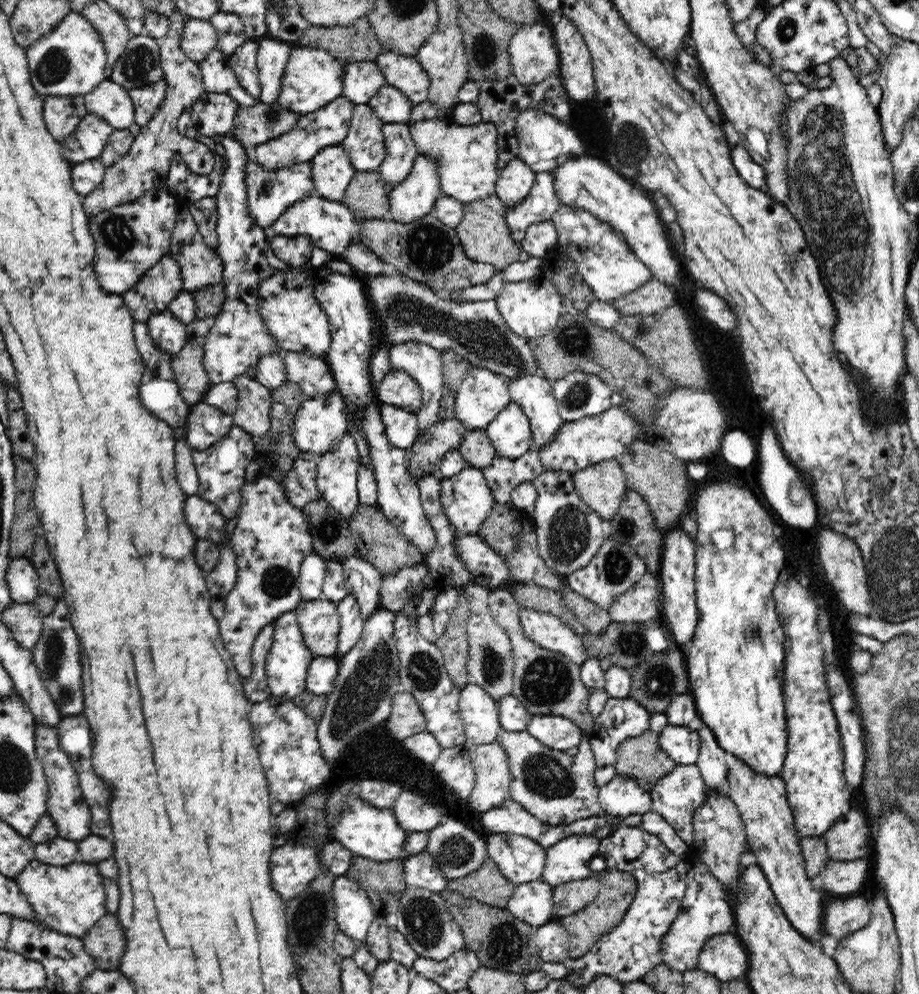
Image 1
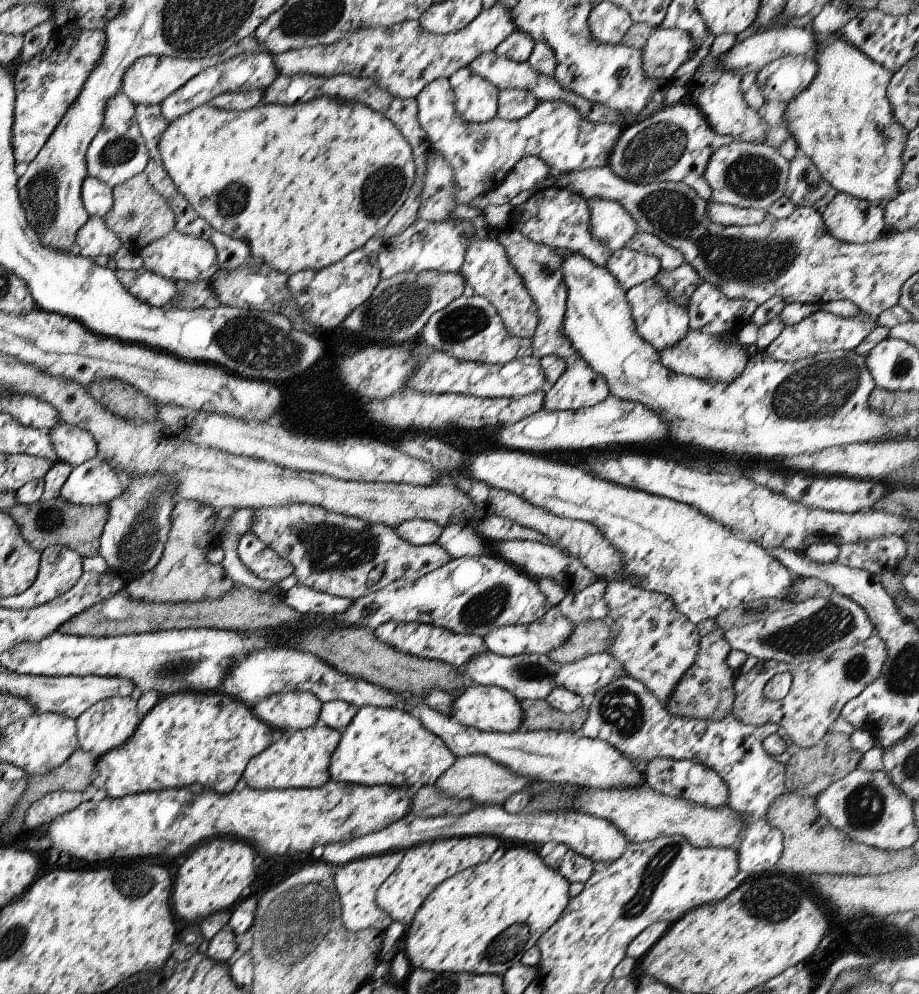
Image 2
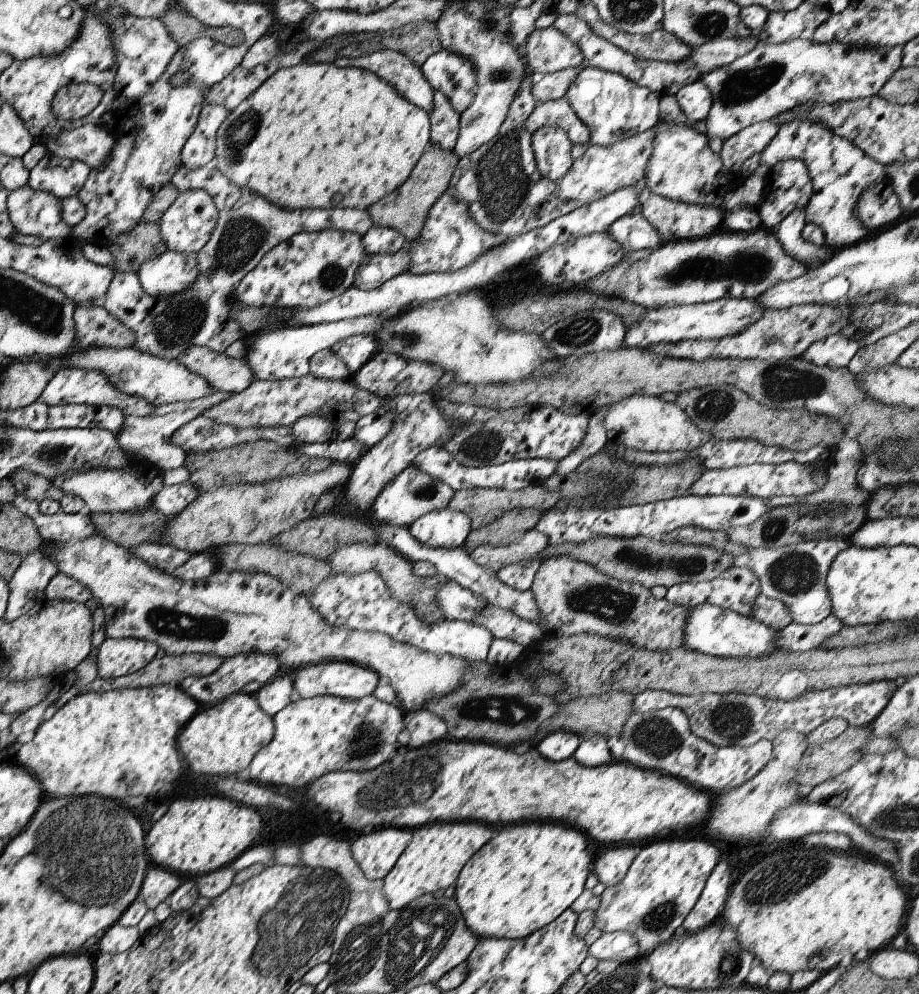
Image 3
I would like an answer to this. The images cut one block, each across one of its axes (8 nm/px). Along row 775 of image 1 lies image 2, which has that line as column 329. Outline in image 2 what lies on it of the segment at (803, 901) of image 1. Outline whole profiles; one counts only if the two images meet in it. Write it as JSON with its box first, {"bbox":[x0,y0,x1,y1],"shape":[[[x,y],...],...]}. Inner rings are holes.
{"bbox":[242,726,342,789],"shape":[[[310,726],[306,730],[283,731],[272,746],[268,746],[258,756],[254,756],[242,777],[247,786],[254,789],[316,788],[328,784],[330,758],[336,750],[342,734],[332,728],[317,729]]]}

